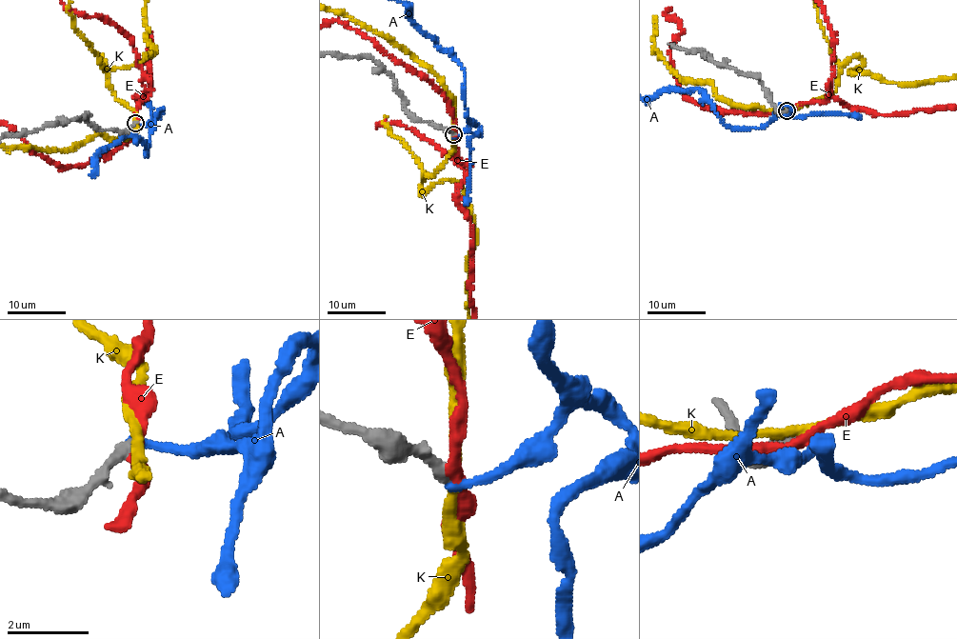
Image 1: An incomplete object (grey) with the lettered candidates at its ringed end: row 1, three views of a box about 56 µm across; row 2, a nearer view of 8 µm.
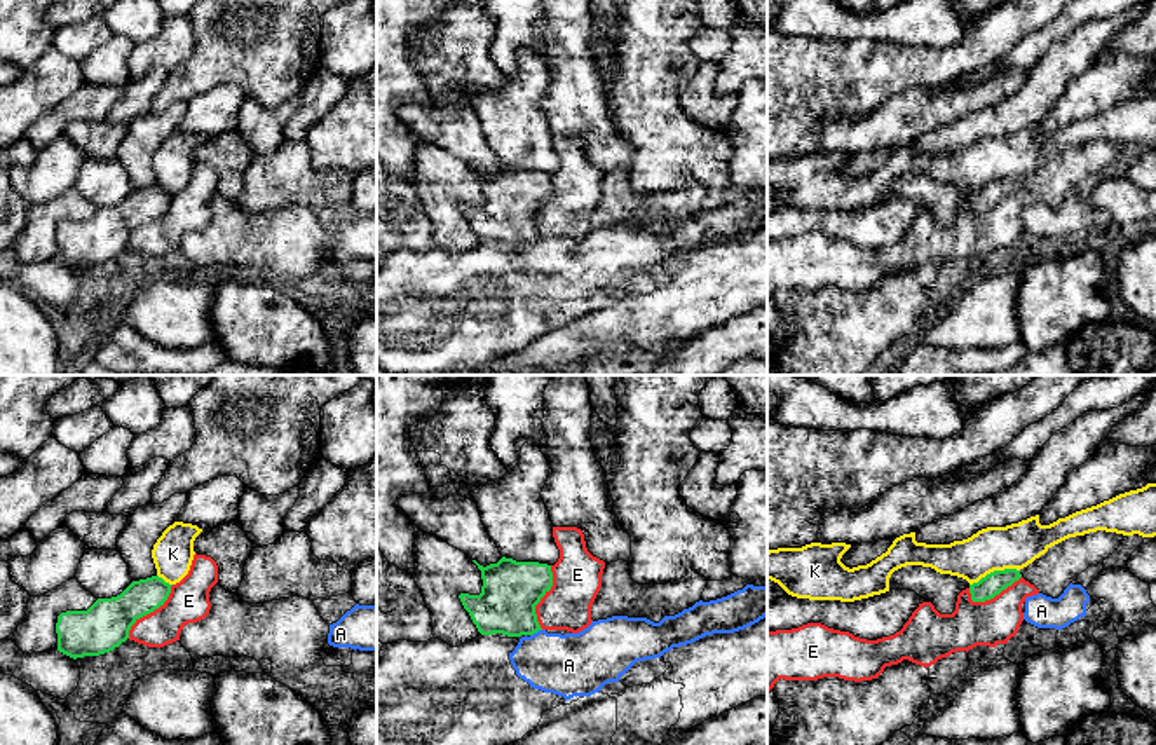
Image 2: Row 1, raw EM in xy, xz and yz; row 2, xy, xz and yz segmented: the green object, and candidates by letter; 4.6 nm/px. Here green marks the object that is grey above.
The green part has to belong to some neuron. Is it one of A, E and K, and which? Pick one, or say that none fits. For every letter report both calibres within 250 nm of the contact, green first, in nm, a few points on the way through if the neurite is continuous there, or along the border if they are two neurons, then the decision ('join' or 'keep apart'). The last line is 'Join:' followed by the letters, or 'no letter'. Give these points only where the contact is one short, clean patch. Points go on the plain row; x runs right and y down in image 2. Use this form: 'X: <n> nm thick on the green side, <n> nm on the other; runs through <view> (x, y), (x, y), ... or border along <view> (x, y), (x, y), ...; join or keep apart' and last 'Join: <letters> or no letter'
A: 260 nm thick on the green side, 300 nm on the other; border along xz (541, 238), (530, 245); keep apart
E: 220 nm thick on the green side, 190 nm on the other; keep apart
K: 100 nm thick on the green side, 200 nm on the other; border along yz (1019, 178), (994, 178), (970, 194); keep apart
Join: no letter

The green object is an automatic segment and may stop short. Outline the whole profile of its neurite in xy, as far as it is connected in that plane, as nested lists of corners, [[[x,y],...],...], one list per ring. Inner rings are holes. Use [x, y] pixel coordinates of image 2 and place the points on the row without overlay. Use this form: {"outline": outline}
{"outline": [[[159,185],[133,190],[120,204],[98,208],[87,220],[58,225],[58,260],[77,269],[113,260],[129,248],[131,236],[167,209],[169,192]]]}

